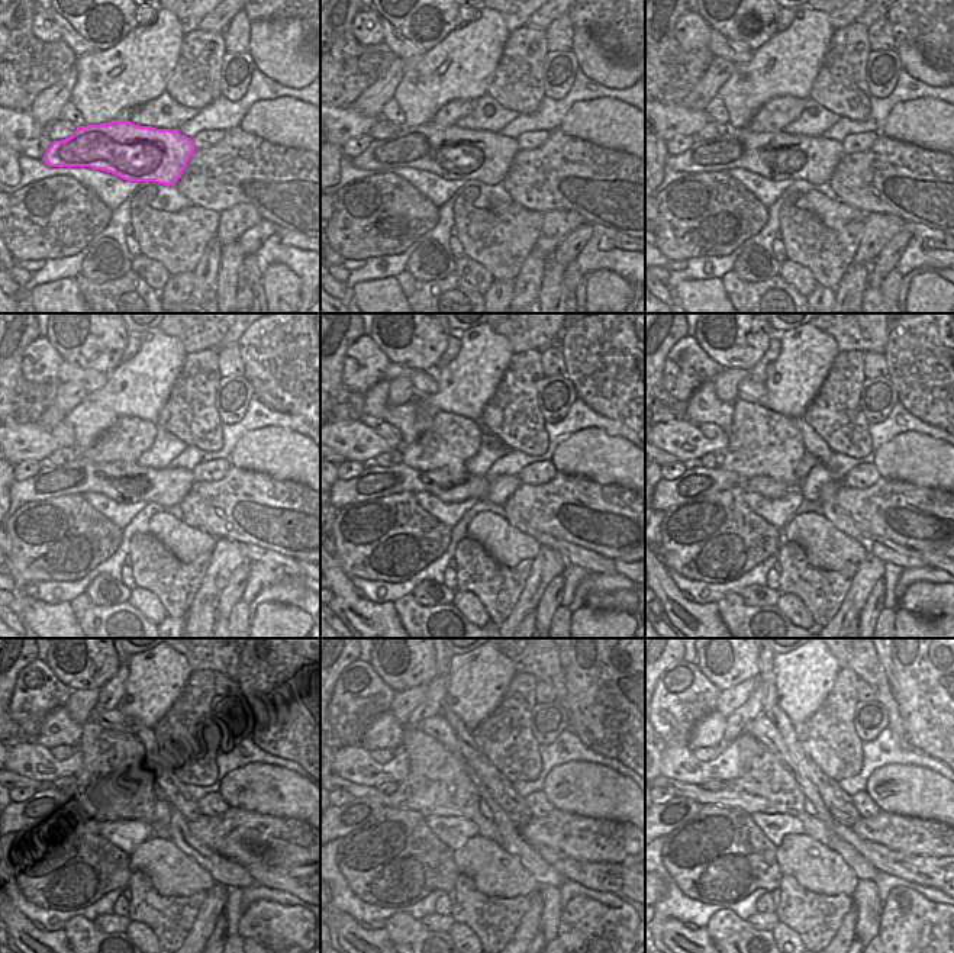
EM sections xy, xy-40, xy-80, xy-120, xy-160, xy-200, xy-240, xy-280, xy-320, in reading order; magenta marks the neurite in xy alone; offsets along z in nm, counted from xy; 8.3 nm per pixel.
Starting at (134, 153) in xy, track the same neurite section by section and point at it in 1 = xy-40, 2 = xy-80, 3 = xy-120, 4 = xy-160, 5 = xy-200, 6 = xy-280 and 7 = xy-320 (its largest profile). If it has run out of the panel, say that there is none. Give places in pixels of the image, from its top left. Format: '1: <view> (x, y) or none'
1: xy-40 (455, 154)
2: xy-80 (776, 155)
3: xy-120 (122, 482)
4: xy-160 (373, 482)
5: xy-200 (696, 482)
6: xy-280 (358, 811)
7: xy-320 (677, 811)

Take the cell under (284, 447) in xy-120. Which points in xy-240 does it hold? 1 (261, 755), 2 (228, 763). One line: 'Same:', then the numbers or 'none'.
Same: none

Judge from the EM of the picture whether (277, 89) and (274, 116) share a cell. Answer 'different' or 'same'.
different

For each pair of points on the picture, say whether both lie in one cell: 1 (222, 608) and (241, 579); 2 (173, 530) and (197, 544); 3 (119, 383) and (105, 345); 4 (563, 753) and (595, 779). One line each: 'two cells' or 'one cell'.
1: one cell
2: one cell
3: two cells
4: two cells

